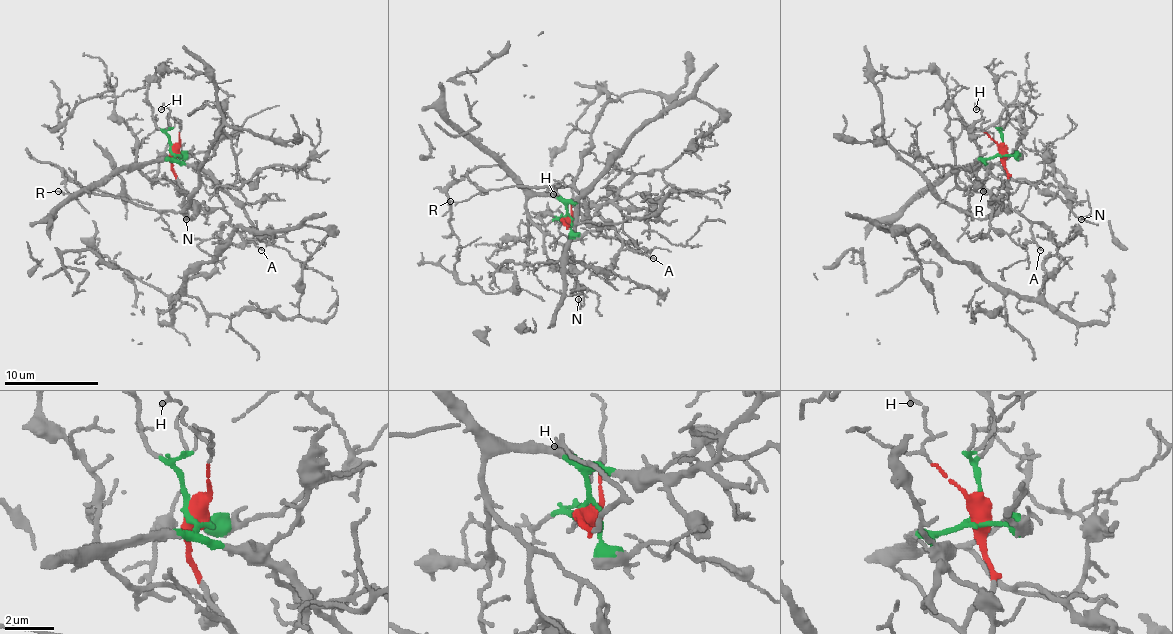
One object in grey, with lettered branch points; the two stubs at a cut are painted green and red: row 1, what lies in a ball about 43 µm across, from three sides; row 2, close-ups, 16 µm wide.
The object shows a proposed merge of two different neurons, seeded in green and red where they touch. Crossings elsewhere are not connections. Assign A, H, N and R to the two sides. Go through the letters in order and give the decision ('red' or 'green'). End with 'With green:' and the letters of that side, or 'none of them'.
A: green
H: red
N: green
R: red
With green: A, N

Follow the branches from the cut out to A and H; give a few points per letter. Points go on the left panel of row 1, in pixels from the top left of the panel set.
A: (172, 152), (177, 161), (196, 166), (212, 182), (231, 227), (262, 250)
H: (172, 152), (180, 142), (180, 123), (170, 112), (161, 109)

